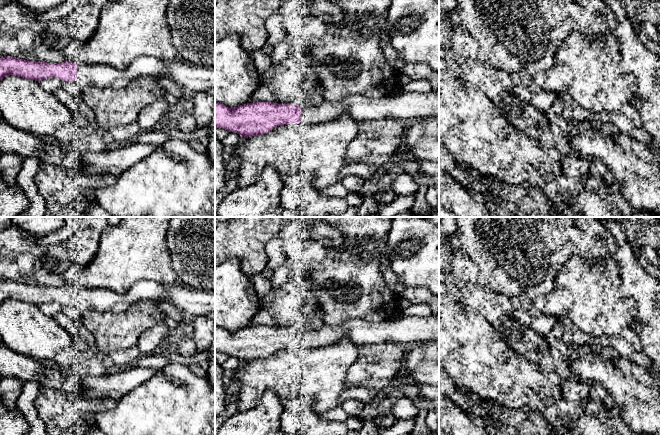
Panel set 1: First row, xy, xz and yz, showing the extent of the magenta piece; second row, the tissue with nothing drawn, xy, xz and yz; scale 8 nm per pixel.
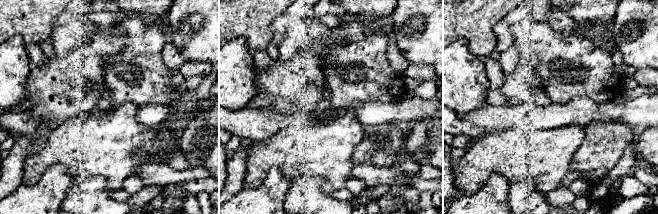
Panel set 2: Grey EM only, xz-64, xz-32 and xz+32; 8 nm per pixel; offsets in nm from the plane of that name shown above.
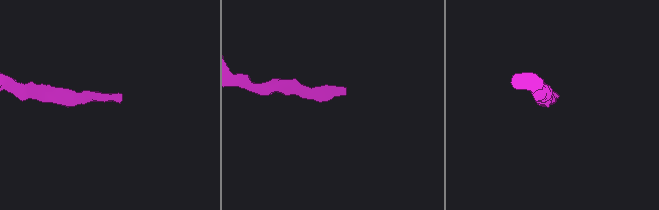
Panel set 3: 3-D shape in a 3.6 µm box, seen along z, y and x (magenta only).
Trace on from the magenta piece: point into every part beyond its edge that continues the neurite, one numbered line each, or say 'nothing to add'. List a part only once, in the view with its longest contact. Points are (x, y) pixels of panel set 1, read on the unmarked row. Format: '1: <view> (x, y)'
1: xz (412, 330)

